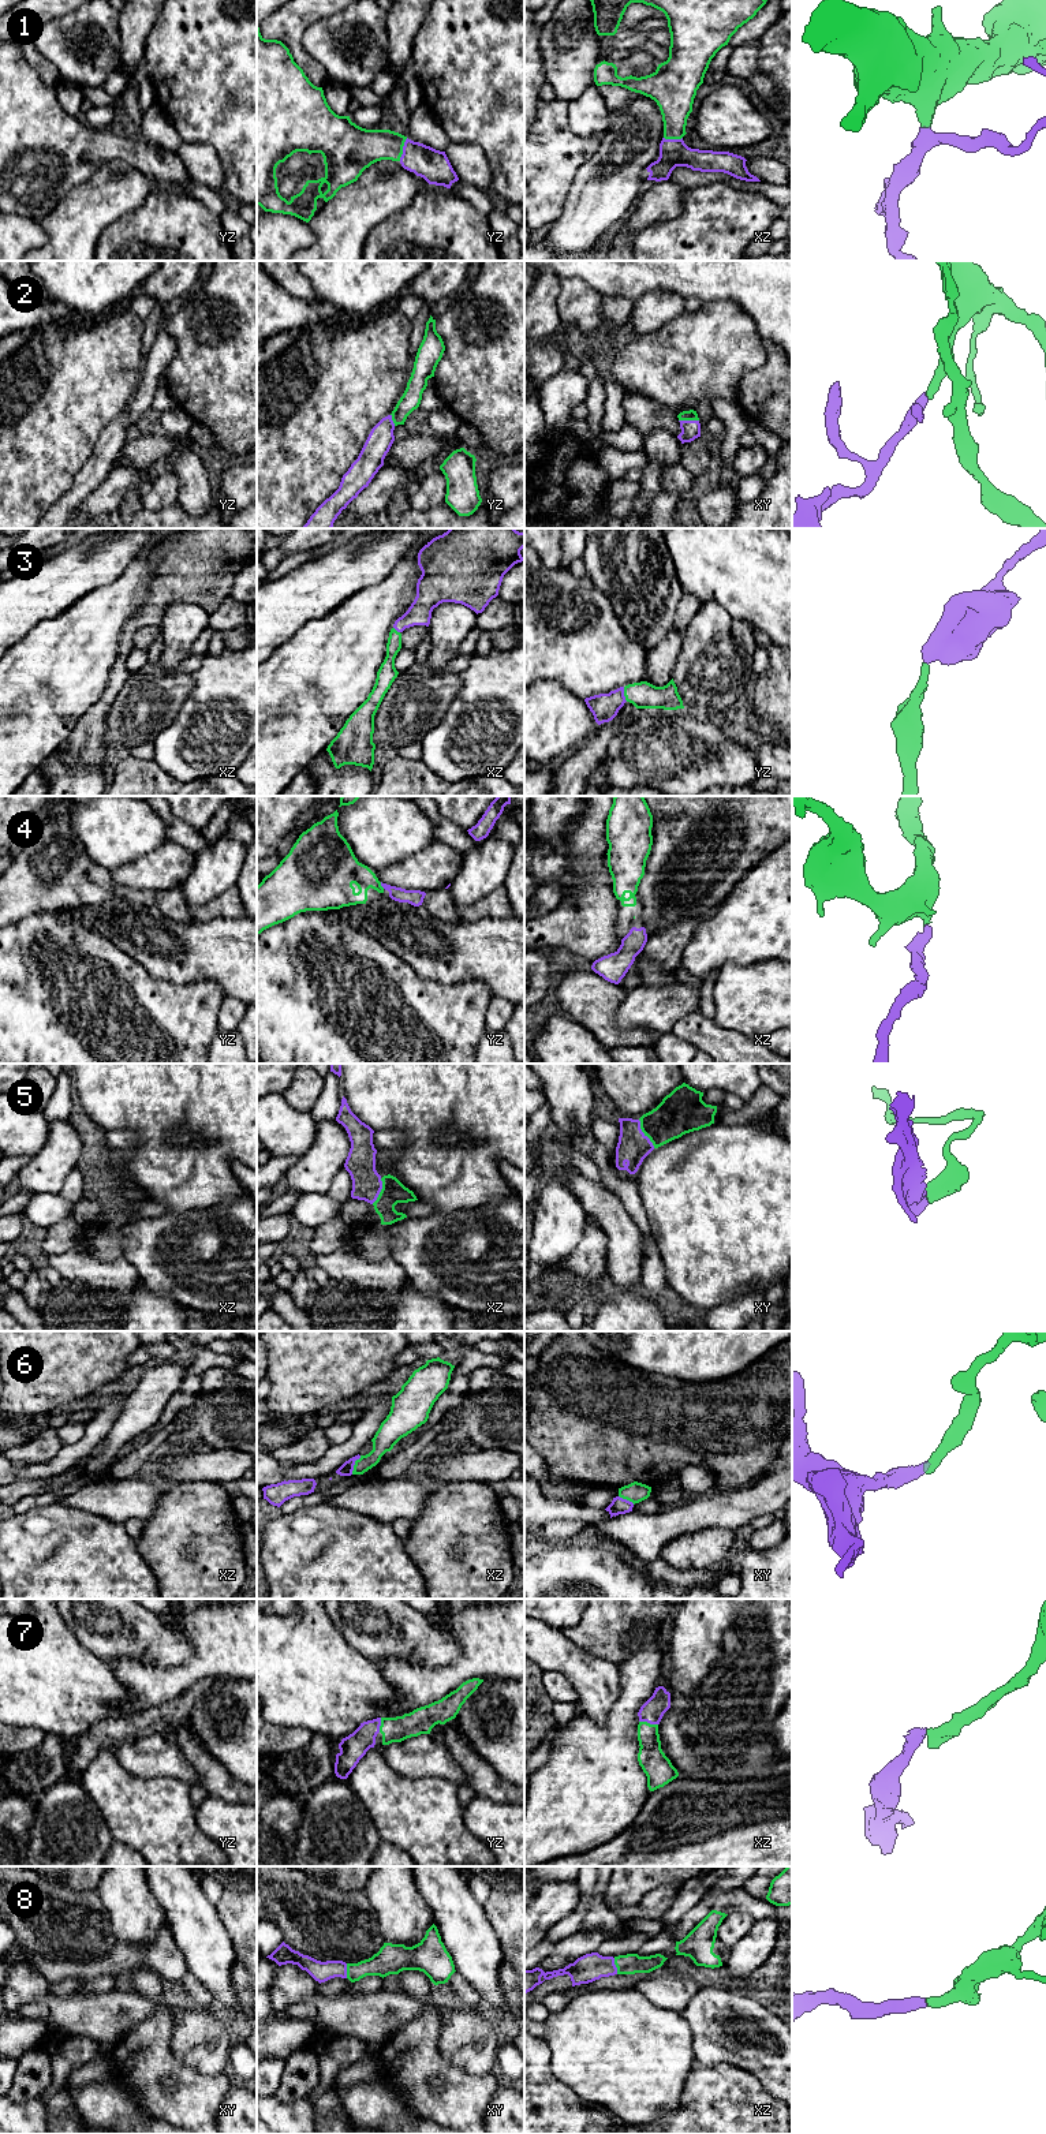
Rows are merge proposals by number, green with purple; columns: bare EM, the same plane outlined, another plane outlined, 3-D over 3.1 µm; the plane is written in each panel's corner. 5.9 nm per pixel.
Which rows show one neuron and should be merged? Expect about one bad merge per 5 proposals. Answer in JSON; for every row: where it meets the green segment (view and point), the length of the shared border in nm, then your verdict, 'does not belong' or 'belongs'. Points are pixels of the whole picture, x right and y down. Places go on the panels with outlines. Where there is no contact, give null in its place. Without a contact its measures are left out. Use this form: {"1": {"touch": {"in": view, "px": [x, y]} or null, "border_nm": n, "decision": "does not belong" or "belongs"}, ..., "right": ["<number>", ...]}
{"1": {"touch": {"in": "yz", "px": [402, 149]}, "border_nm": 140, "decision": "belongs"}, "2": {"touch": {"in": "xy", "px": [688, 419]}, "border_nm": 120, "decision": "belongs"}, "3": {"touch": {"in": "yz", "px": [624, 694]}, "border_nm": 90, "decision": "belongs"}, "4": {"touch": {"in": "yz", "px": [380, 885]}, "border_nm": 50, "decision": "belongs"}, "5": {"touch": {"in": "xy", "px": [643, 1132]}, "border_nm": 190, "decision": "belongs"}, "6": {"touch": {"in": "xz", "px": [354, 1465]}, "border_nm": 130, "decision": "does not belong"}, "7": {"touch": {"in": "xz", "px": [649, 1723]}, "border_nm": 110, "decision": "belongs"}, "8": {"touch": {"in": "xz", "px": [616, 1966]}, "border_nm": 100, "decision": "belongs"}, "right": ["1", "2", "3", "4", "5", "7", "8"]}

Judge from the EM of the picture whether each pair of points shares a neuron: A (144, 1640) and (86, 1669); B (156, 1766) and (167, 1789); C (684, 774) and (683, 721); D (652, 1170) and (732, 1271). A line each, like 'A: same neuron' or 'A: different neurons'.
A: different neurons
B: different neurons
C: same neuron
D: same neuron

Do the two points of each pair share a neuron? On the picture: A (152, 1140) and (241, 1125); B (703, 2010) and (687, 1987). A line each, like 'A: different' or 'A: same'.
A: same
B: different

